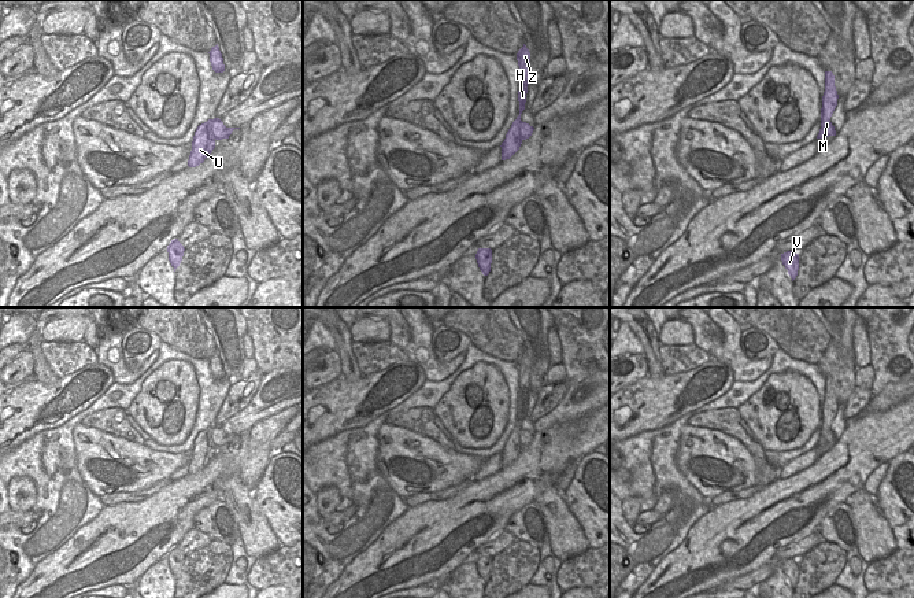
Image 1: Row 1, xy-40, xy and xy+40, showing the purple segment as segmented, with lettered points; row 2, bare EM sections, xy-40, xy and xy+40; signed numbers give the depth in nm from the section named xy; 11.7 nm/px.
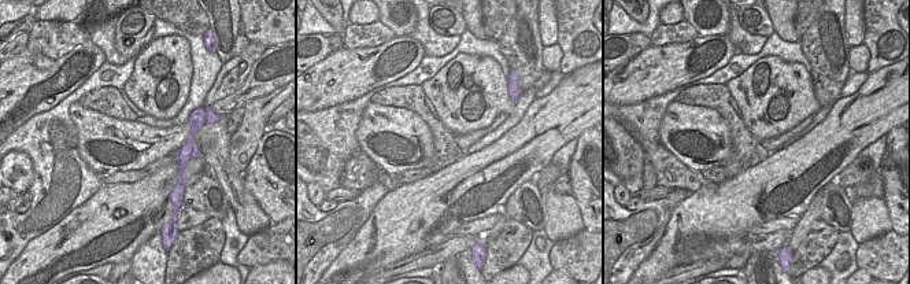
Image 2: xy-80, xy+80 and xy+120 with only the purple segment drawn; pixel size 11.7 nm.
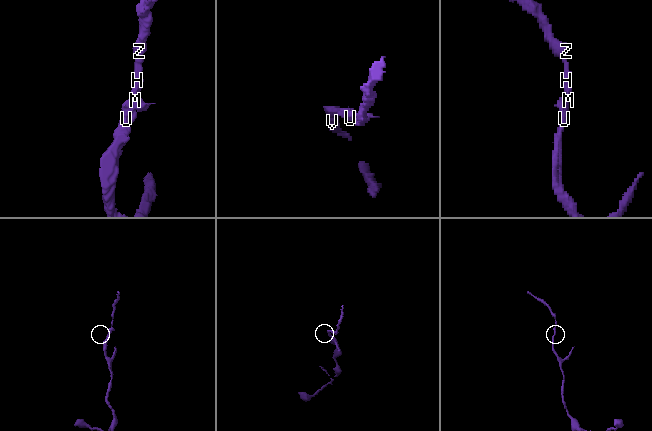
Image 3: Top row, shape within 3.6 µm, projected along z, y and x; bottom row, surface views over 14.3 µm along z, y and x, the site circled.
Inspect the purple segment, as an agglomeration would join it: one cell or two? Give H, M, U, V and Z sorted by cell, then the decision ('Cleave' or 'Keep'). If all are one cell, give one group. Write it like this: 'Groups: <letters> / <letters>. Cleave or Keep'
Groups: H M U V Z. Keep

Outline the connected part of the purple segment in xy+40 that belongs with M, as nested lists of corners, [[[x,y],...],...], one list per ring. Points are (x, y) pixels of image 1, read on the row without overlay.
[[[825,379],[825,399],[822,403],[821,436],[817,446],[836,443],[836,438],[830,429],[830,424],[837,413],[837,406],[839,402],[835,394],[835,383],[832,379]]]

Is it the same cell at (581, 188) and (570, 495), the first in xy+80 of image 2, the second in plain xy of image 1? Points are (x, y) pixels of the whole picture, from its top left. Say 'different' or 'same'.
same

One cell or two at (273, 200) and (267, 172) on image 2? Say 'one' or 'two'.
one

